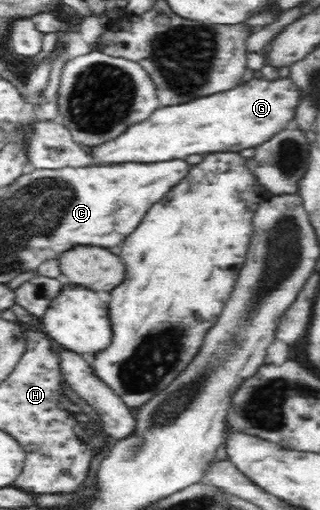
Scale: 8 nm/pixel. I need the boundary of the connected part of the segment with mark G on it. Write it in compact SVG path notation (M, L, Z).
M288 77L280 81L254 78L223 94L195 99L184 105L161 107L149 119L132 124L114 139L92 145L89 161L96 166L120 166L255 148L288 127L298 101L300 92Z

